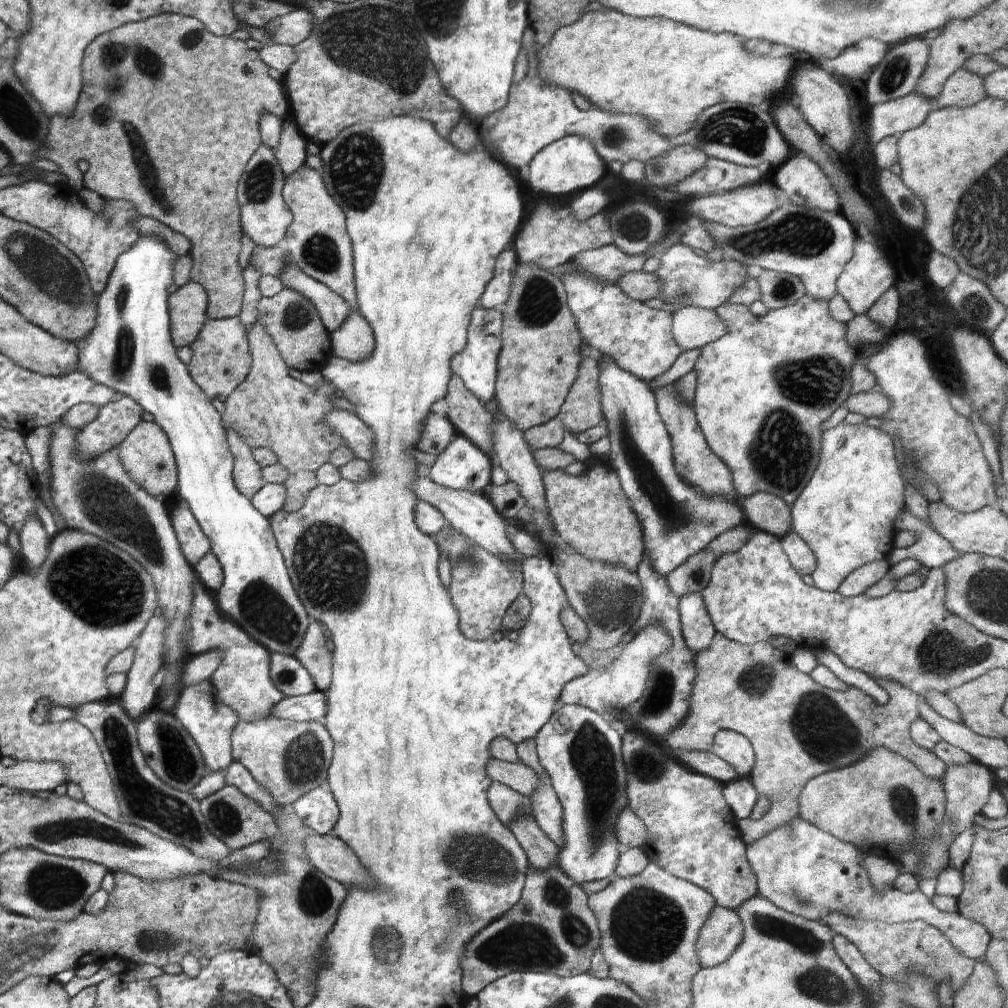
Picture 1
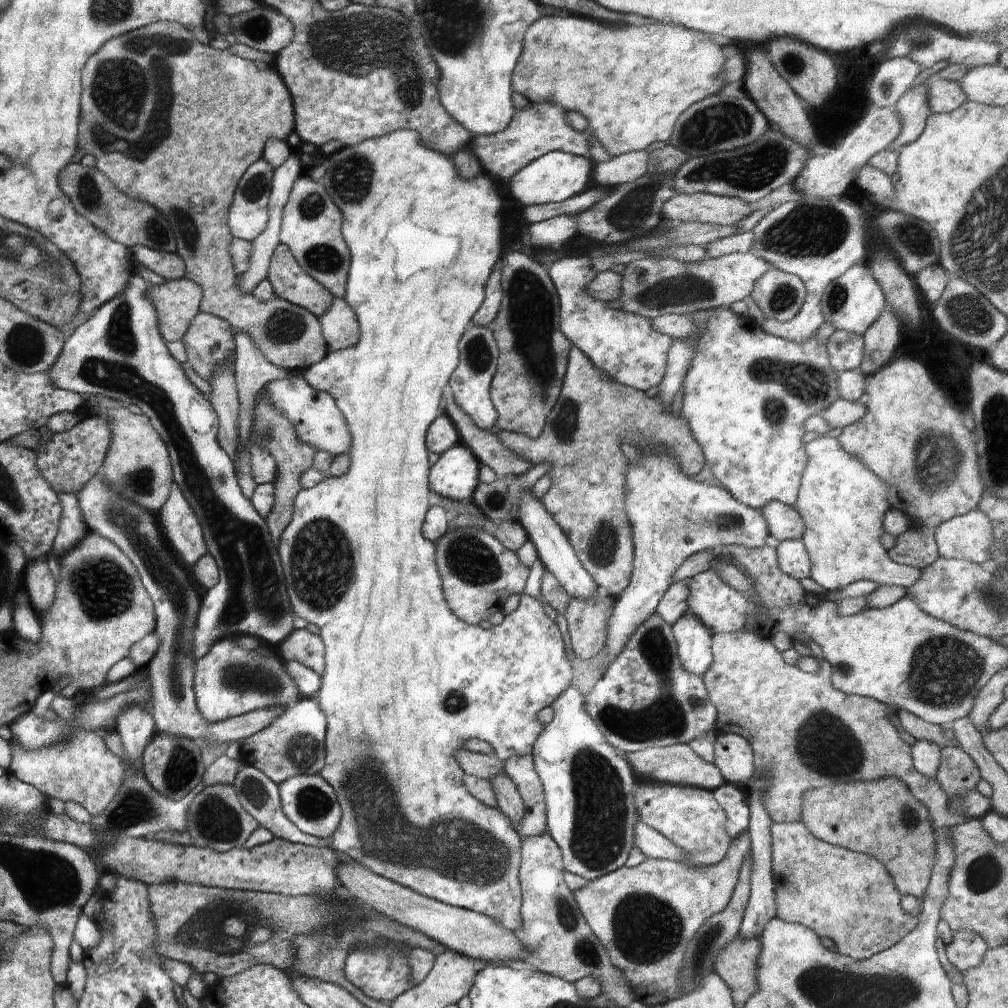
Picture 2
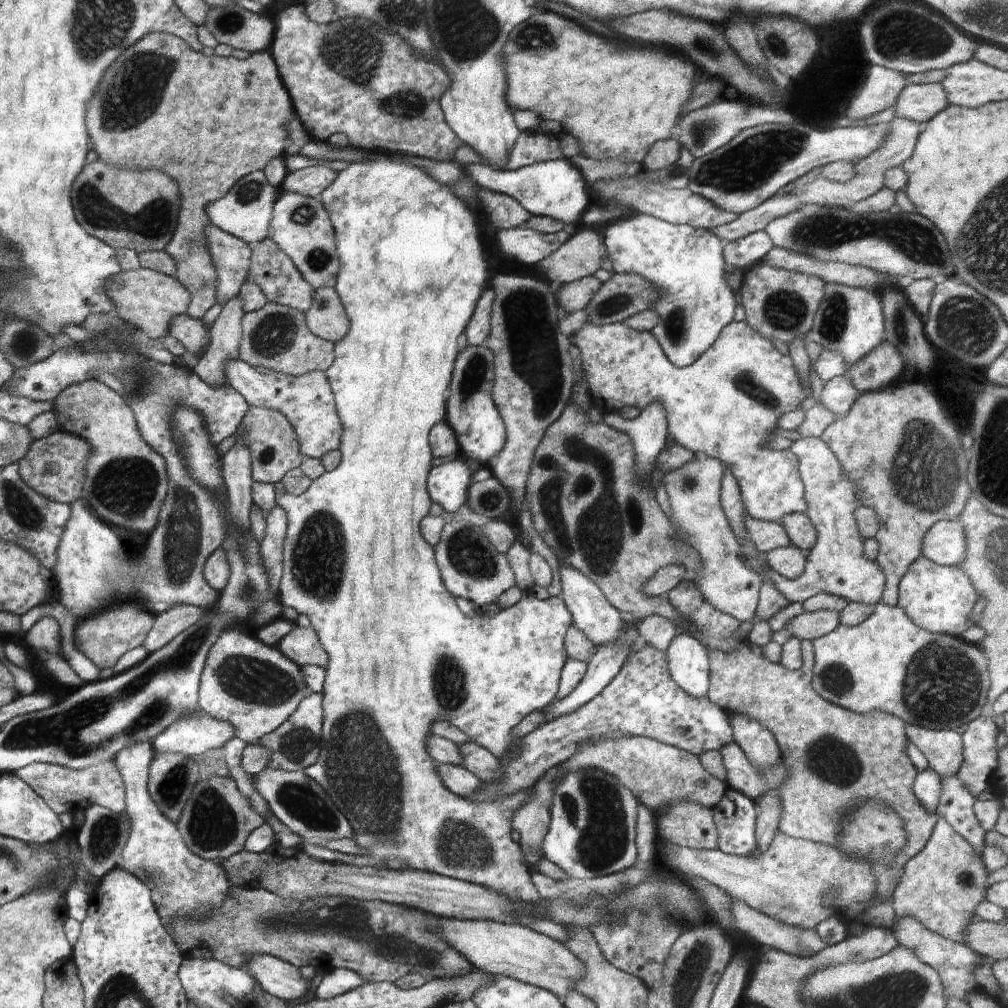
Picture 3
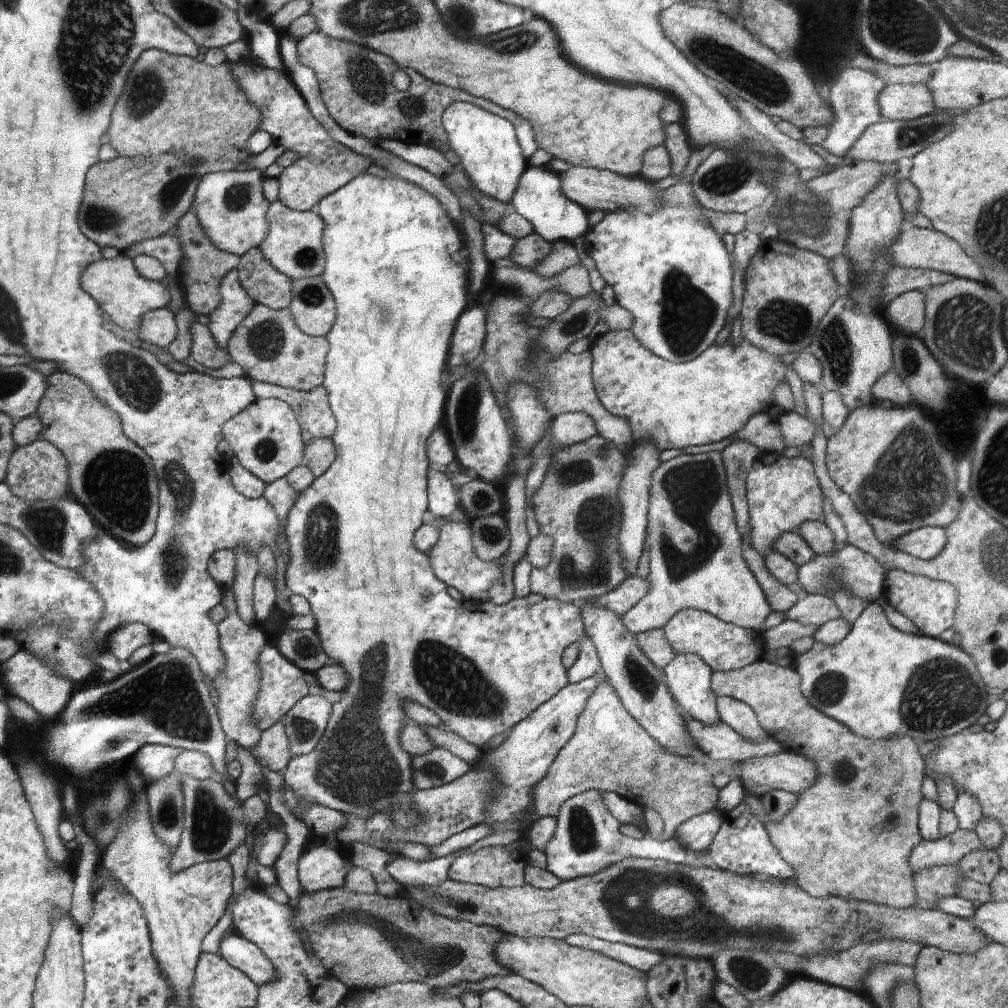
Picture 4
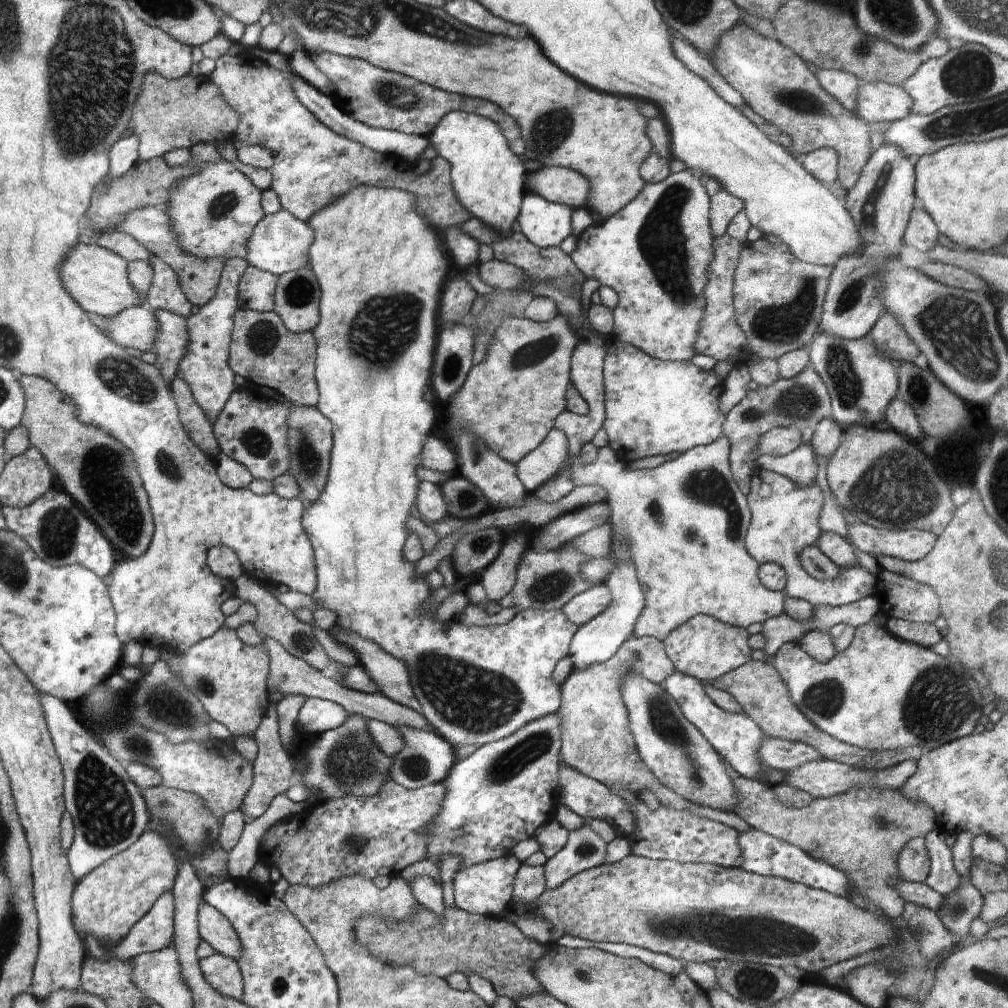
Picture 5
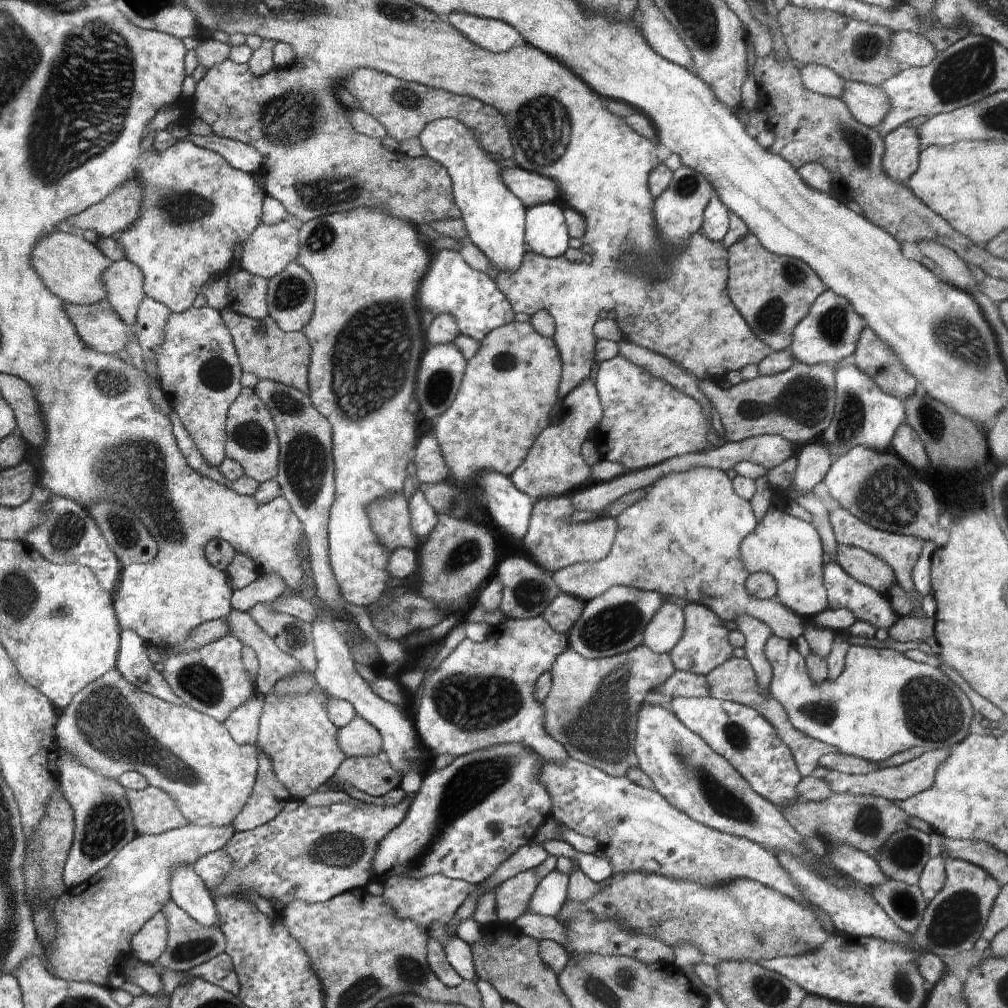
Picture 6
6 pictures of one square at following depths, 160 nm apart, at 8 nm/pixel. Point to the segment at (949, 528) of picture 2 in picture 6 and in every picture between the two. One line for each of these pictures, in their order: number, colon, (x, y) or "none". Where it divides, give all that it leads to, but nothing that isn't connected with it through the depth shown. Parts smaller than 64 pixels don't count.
3: (945, 543)
4: (926, 542)
5: (911, 544)
6: (901, 552)

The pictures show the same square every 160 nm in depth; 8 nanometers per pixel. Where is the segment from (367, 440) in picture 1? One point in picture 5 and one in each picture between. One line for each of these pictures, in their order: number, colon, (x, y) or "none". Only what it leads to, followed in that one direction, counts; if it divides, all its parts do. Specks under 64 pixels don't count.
2: (318, 421)
3: (307, 400)
4: (311, 408)
5: (172, 345)

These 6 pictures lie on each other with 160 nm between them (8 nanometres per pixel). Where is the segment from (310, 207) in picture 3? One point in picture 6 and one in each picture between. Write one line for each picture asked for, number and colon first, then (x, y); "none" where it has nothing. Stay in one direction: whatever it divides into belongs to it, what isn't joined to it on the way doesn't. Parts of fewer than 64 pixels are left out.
4: (294, 246)
5: (280, 243)
6: (267, 252)

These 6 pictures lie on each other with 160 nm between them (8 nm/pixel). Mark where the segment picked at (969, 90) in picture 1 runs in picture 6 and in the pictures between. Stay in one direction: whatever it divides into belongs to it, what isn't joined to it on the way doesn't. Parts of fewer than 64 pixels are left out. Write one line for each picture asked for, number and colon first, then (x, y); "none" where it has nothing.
2: (944, 96)
3: (919, 103)
4: (906, 102)
5: (877, 102)
6: (869, 105)

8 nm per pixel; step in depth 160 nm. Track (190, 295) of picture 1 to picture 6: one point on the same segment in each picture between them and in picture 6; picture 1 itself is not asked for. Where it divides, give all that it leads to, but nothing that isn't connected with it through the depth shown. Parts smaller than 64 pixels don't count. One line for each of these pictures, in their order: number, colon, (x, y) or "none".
2: (177, 301)
3: (150, 300)
4: (122, 292)
5: (97, 278)
6: (72, 268)

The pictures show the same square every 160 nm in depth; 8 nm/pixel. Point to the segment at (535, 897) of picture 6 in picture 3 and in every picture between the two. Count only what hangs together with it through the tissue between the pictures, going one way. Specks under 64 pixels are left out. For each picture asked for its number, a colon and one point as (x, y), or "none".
3: (591, 833)
4: (587, 840)
5: (584, 848)

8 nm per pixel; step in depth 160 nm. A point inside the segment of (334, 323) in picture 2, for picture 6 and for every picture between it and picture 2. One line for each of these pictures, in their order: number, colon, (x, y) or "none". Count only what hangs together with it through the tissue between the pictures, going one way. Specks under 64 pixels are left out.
3: (326, 317)
4: (313, 308)
5: (297, 293)
6: (290, 295)

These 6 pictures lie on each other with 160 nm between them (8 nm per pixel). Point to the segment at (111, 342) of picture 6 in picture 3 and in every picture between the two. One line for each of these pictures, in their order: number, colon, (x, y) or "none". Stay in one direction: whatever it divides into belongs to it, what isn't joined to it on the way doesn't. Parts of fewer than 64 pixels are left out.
3: (190, 331)
4: (158, 327)
5: (136, 328)

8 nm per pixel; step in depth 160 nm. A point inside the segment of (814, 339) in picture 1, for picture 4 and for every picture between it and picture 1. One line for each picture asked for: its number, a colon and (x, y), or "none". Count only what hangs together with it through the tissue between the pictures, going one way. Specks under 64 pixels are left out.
2: (748, 393)
3: (725, 405)
4: (674, 404)

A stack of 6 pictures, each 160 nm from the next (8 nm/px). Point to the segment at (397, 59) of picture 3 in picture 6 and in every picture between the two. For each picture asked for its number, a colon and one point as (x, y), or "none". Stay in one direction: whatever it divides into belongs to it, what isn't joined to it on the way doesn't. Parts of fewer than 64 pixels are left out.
4: (355, 82)
5: (382, 99)
6: (404, 108)

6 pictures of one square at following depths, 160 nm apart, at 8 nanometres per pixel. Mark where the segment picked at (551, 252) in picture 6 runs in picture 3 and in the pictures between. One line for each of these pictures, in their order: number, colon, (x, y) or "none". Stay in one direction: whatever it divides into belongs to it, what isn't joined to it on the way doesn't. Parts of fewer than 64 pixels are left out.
3: (555, 188)
4: (538, 197)
5: (544, 223)

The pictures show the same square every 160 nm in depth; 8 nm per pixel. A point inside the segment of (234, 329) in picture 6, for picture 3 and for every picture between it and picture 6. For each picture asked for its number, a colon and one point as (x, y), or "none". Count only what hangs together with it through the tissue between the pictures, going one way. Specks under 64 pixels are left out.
3: (277, 337)
4: (270, 347)
5: (264, 352)

